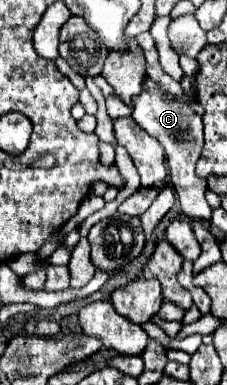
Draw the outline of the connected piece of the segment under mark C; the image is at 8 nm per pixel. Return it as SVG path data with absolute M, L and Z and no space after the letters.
M145 78L143 92L133 98L133 114L131 116L149 136L159 140L159 144L165 148L165 158L167 158L167 166L169 166L169 174L171 174L171 186L177 194L181 210L193 220L209 220L211 206L205 200L207 182L203 178L199 178L195 172L197 158L203 150L203 126L199 126L197 114L191 112L191 108L183 100L163 96L159 84L153 82L151 78Z

